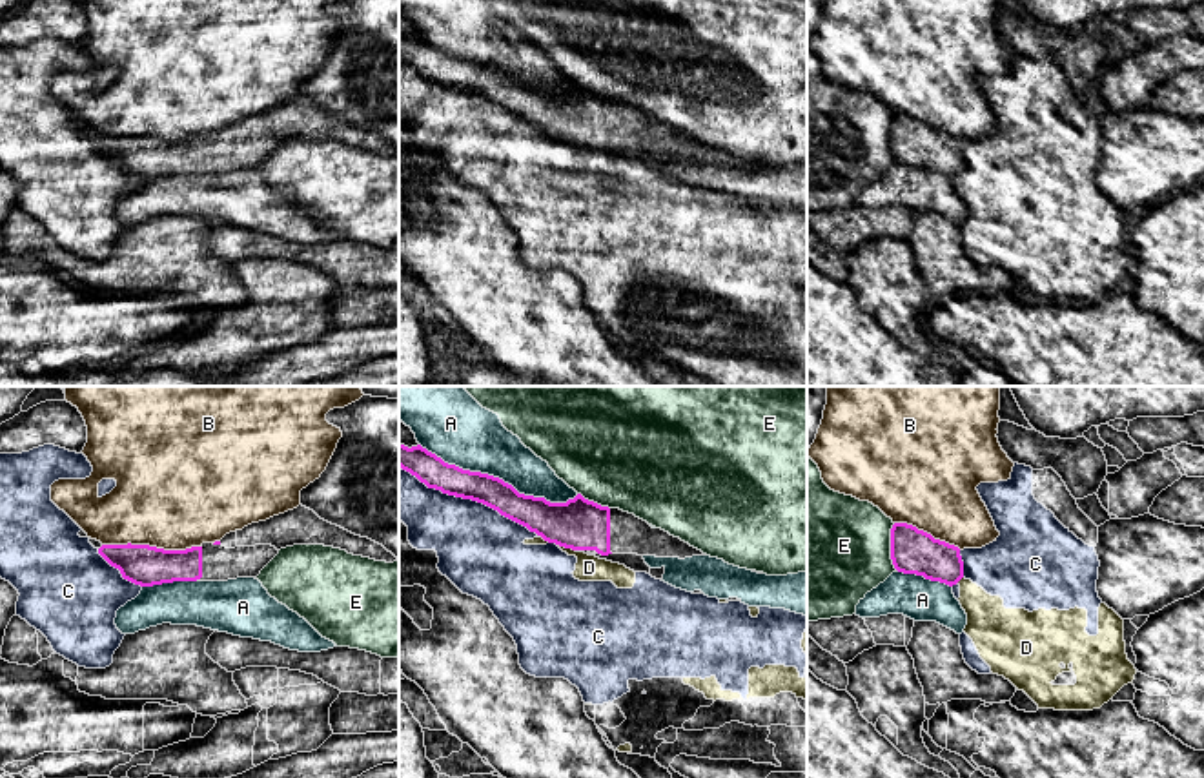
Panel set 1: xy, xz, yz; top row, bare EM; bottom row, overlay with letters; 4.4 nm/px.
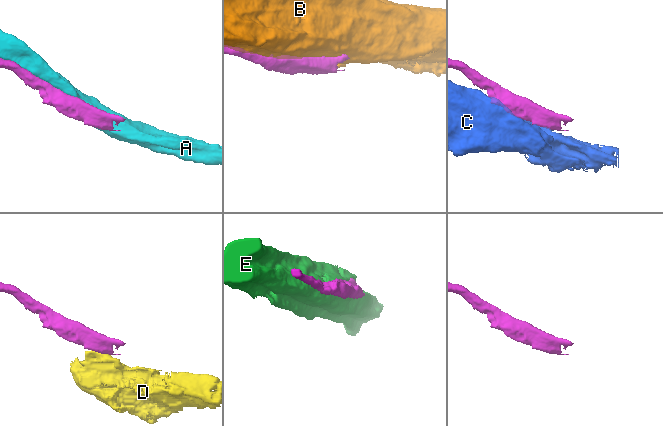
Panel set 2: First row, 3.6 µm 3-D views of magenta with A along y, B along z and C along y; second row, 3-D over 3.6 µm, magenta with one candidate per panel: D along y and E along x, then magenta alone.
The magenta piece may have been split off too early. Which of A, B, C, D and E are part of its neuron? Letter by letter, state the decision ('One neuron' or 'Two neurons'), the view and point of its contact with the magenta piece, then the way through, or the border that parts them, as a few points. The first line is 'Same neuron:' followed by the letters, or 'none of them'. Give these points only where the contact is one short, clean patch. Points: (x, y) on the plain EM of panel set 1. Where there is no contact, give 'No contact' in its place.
Same neuron: none of them
A: Two neurons. Touches magenta at xz (498, 70)
B: Two neurons. Touches magenta at xy (152, 139)
C: Two neurons. Touches magenta at xz (469, 90)
D: Two neurons. Touches magenta at xz (567, 139). Boundary: xz (558, 135), (574, 143)
E: Two neurons. Touches magenta at yz (891, 139)

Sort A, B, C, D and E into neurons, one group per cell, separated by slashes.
A / B / C D / E

